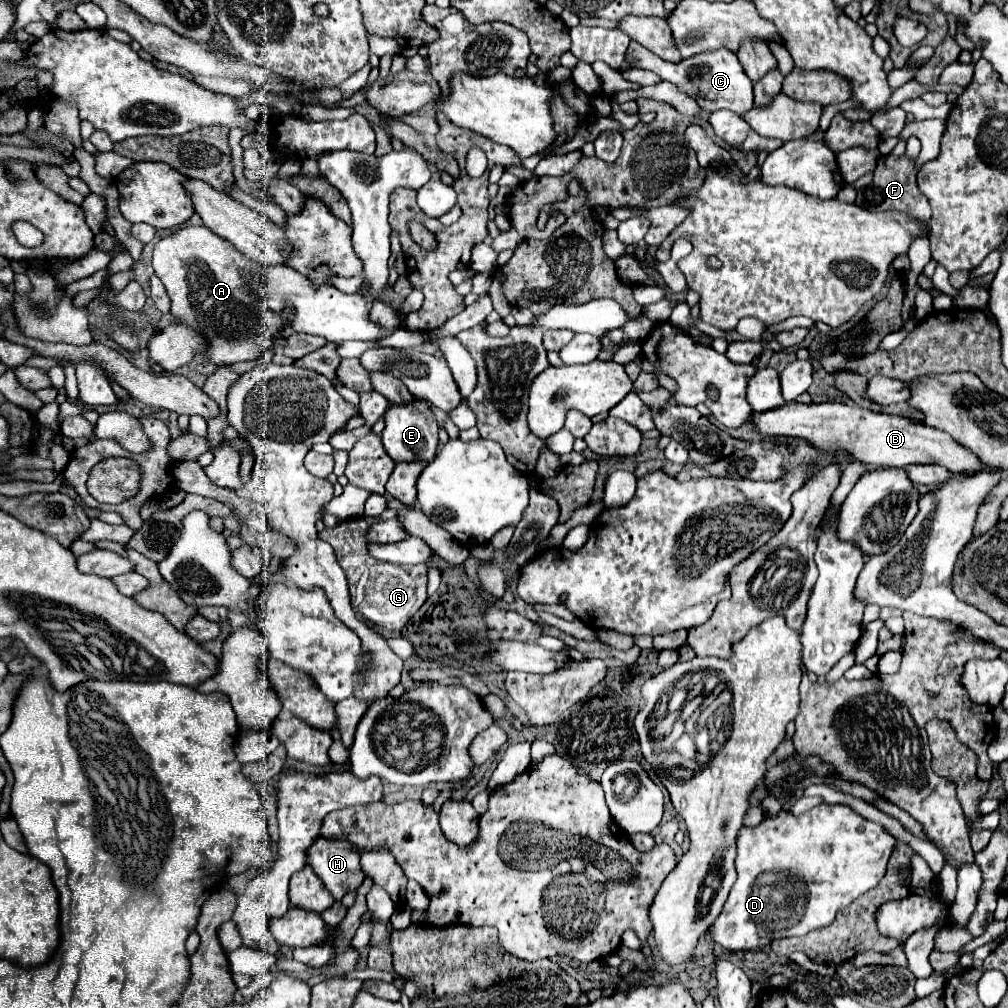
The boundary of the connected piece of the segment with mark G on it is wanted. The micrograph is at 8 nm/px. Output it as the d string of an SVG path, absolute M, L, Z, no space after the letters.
M354 517L340 521L336 527L324 527L318 535L326 543L332 545L340 567L346 573L348 585L350 585L350 597L352 597L352 609L366 621L384 627L388 631L398 631L402 629L412 615L424 605L427 595L427 564L420 563L416 565L392 565L386 561L376 561L368 553L368 533L370 525L364 517Z

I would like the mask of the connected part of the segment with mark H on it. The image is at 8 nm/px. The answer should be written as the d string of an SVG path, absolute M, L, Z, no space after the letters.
M318 837L308 849L308 865L312 865L334 899L342 899L364 881L360 855L348 841L328 841Z

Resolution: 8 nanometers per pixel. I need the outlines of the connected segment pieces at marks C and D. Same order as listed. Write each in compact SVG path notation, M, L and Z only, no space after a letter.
M632 41L632 45L628 47L628 53L626 53L626 61L630 61L630 65L634 69L652 71L662 81L674 83L680 91L694 97L696 103L708 113L712 113L716 109L730 109L730 111L742 115L744 111L748 111L752 107L752 81L748 81L748 75L744 73L742 65L738 63L736 53L732 53L728 49L716 49L716 51L700 53L696 57L688 57L678 63L671 63L662 60L642 47L640 43Z
M820 803L802 815L780 811L774 817L766 815L756 827L744 825L736 837L734 867L738 879L732 885L722 913L710 927L714 941L728 951L748 951L754 947L766 947L772 939L804 937L810 931L824 929L824 925L834 921L838 909L848 907L848 903L878 885L886 873L894 847L896 837L892 837L878 823L864 819L848 805Z

